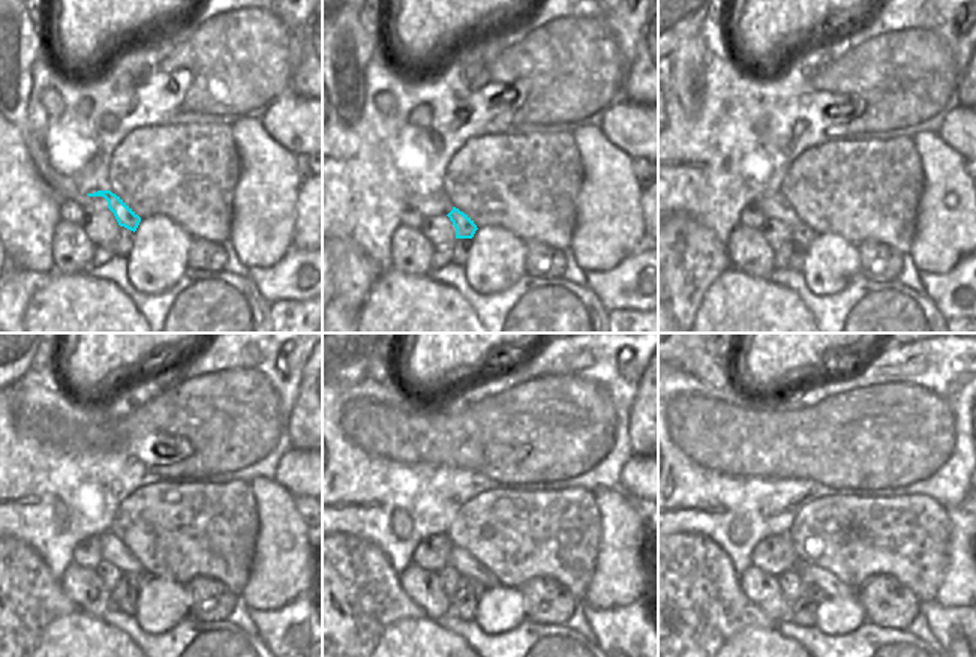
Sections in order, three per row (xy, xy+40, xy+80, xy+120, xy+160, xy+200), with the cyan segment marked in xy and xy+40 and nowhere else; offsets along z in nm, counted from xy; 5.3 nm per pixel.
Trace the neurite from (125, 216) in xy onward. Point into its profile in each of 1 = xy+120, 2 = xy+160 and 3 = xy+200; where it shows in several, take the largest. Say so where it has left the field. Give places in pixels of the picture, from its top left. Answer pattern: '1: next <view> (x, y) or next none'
1: next xy+120 (134, 581)
2: next xy+160 (474, 587)
3: next xy+200 (813, 591)

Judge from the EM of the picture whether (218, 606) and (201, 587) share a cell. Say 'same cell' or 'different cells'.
same cell

